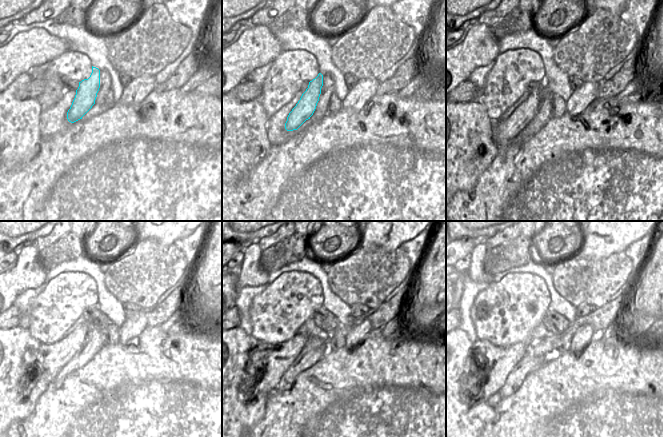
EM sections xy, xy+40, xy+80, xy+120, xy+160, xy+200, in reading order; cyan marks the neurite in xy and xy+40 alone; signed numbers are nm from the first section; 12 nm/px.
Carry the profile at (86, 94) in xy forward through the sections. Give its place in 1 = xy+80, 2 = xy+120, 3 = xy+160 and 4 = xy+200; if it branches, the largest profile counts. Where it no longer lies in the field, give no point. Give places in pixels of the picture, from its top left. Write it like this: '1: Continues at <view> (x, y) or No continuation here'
1: Continues at xy+80 (508, 129)
2: Continues at xy+120 (62, 352)
3: Continues at xy+160 (286, 353)
4: Continues at xy+200 (509, 356)

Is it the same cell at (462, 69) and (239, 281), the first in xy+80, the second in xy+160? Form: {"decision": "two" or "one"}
{"decision": "one"}

